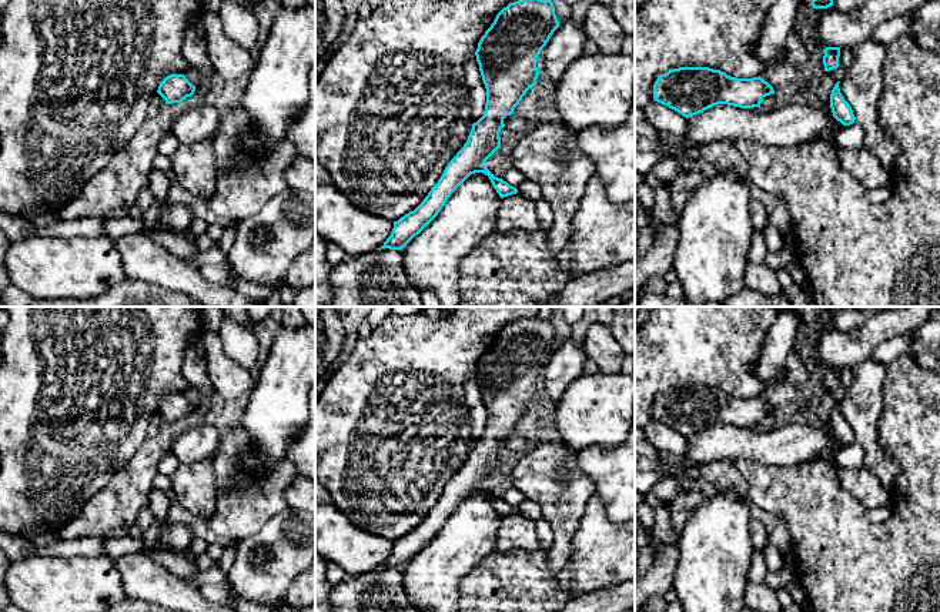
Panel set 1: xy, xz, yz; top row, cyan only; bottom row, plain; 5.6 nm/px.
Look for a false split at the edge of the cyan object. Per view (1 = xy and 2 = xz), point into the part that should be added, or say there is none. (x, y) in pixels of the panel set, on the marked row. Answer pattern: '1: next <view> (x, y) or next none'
1: next none
2: next none

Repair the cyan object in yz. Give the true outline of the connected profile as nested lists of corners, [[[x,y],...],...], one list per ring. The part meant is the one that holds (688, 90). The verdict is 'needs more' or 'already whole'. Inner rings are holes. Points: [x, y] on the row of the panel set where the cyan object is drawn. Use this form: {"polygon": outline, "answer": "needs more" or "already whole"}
{"polygon": [[[709,67],[673,68],[660,74],[653,84],[653,100],[686,118],[717,104],[760,107],[770,94],[775,94],[773,87],[760,76],[736,78]]], "answer": "already whole"}

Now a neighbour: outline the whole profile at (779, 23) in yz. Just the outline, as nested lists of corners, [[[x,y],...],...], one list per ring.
[[[775,0],[762,31],[762,40],[757,47],[757,57],[767,63],[776,63],[782,56],[786,40],[796,21],[800,0]]]

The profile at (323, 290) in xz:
[[[315,231],[315,307],[325,307],[332,298],[328,281],[332,265],[327,260],[327,245],[327,241]]]

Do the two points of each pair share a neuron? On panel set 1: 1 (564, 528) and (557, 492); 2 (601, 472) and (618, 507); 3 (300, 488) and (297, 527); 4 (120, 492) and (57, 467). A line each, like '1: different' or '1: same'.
1: same
2: same
3: different
4: different

